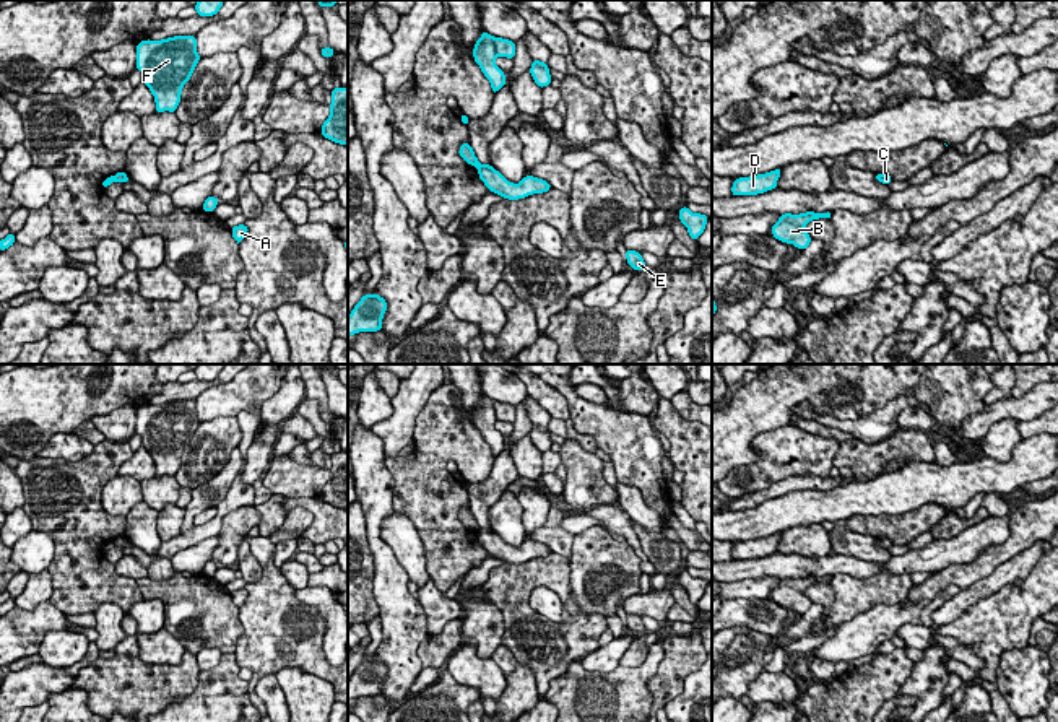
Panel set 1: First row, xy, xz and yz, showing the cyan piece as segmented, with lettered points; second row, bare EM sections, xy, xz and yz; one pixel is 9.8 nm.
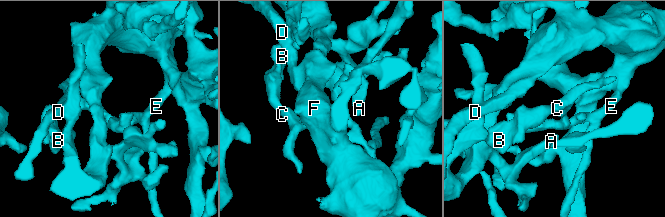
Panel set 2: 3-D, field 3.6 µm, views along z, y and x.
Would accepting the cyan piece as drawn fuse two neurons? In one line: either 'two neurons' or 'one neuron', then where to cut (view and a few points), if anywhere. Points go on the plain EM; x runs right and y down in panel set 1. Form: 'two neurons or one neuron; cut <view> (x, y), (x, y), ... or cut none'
two neurons; cut xz (493, 402), (493, 412), (498, 418)

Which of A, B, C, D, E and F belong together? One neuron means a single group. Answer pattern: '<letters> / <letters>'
A C D E F / B

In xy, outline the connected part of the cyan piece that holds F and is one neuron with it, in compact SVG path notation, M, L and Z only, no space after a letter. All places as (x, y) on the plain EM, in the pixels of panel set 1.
M195 398L161 405L146 403L137 408L135 429L154 460L158 478L176 476L182 452L190 444L200 423Z

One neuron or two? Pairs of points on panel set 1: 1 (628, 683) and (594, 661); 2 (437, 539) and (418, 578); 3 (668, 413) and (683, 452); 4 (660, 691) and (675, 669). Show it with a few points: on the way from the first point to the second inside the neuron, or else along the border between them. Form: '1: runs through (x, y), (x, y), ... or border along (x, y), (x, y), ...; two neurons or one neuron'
1: border along (581, 659), (587, 670), (611, 672), (620, 667); two neurons
2: border along (415, 526), (424, 550), (426, 571), (431, 578); two neurons
3: runs through (670, 423), (680, 433), (683, 443); one neuron
4: runs through (663, 687), (672, 674); one neuron

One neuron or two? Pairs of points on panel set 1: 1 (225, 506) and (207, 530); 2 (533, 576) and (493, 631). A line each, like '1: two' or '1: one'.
1: one
2: two

